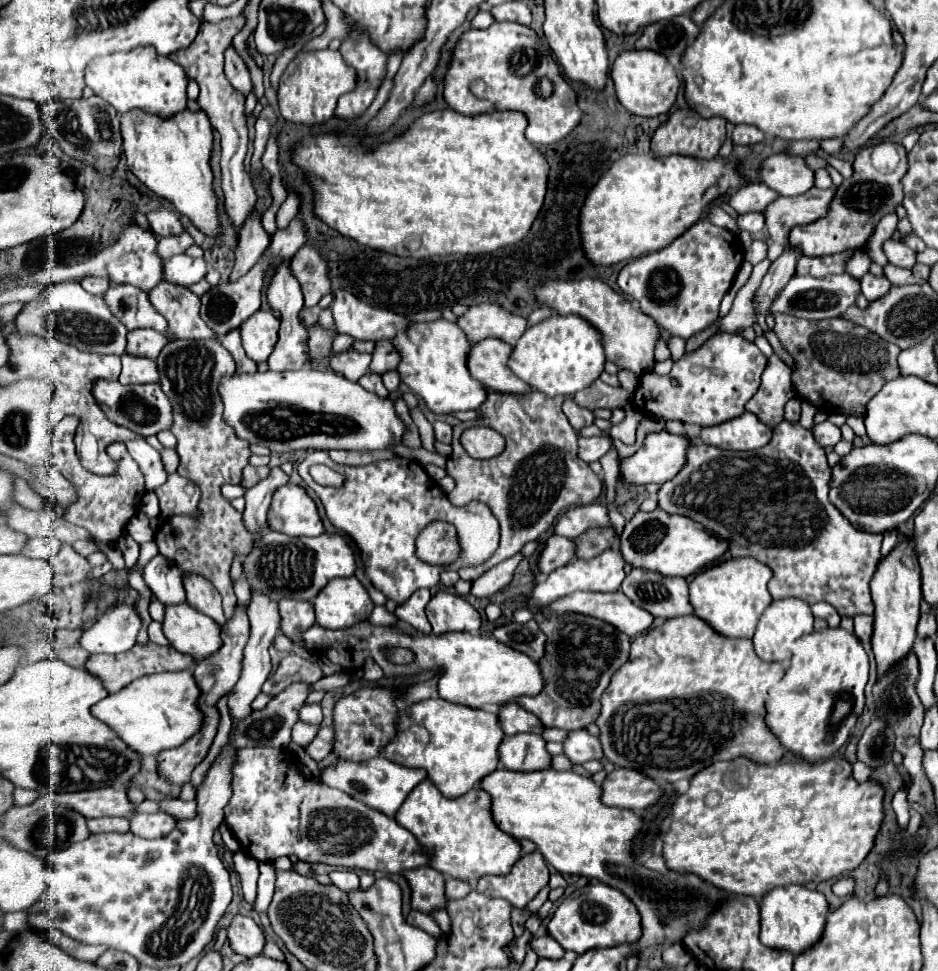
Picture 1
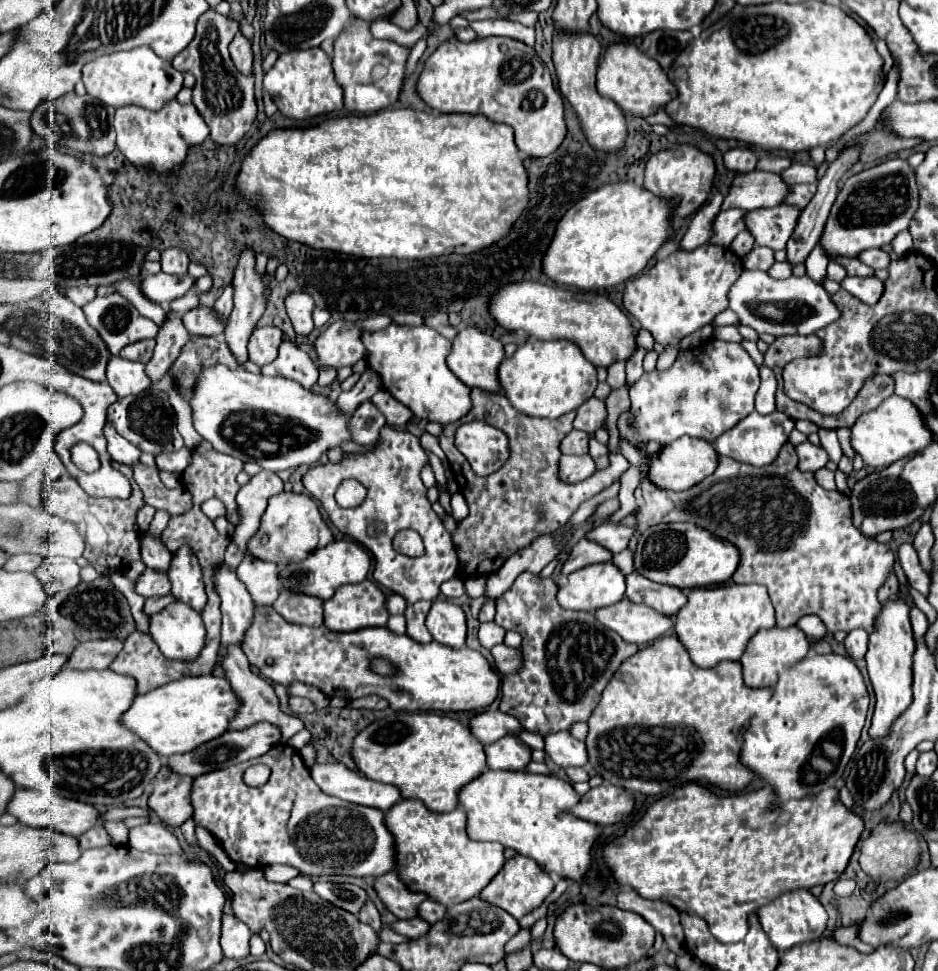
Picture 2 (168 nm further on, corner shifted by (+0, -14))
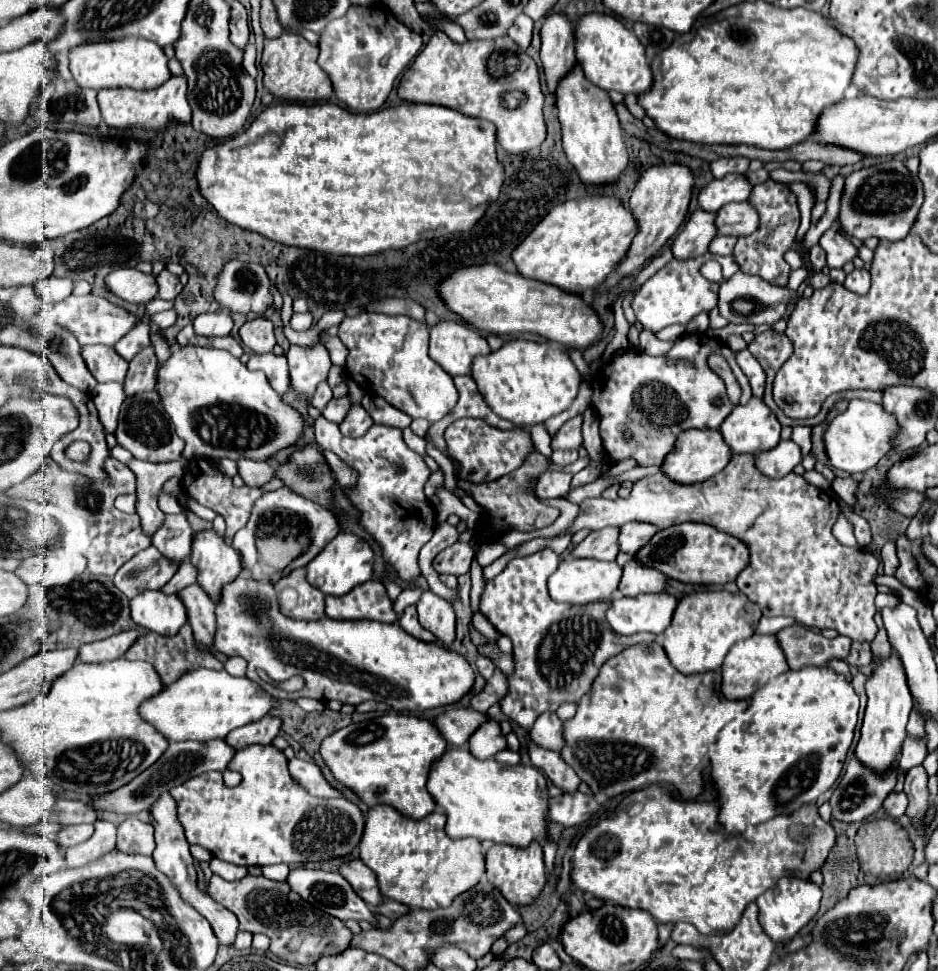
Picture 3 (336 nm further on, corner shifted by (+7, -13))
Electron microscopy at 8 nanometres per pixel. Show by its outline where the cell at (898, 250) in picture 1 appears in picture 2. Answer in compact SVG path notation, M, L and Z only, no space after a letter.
M880 248L864 250L864 252L860 252L856 258L858 258L860 262L864 262L866 266L870 266L870 268L886 268L888 262L890 262L888 254L886 254L884 250L880 250Z

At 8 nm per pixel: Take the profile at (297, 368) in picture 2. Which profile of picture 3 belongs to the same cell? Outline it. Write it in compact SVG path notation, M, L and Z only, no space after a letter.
M269 353L269 355L253 355L247 363L247 369L251 371L263 371L273 389L279 393L279 395L285 395L291 387L291 379L289 379L289 369L287 369L287 357L285 355L275 355L275 353Z

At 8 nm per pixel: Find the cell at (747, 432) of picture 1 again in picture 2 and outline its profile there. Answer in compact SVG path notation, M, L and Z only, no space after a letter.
M772 412L772 414L748 414L748 418L742 418L732 430L724 432L716 442L714 448L720 456L730 456L738 462L746 462L752 466L768 466L772 460L776 460L780 448L784 446L784 442L788 440L790 432L794 430L794 420L788 418L782 412Z

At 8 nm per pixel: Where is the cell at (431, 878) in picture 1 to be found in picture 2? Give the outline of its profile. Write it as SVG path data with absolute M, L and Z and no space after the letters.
M382 874L374 880L374 890L382 900L384 908L396 918L414 918L418 904L426 900L420 892L410 892L396 874Z

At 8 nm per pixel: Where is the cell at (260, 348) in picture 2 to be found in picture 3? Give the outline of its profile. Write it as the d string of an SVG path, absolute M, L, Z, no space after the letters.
M257 317L247 321L241 329L239 329L241 341L257 355L263 353L271 353L275 347L275 337L273 337L273 323L269 319Z

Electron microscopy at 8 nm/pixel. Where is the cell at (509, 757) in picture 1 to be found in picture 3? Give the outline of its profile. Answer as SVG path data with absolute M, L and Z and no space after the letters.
M487 721L469 739L469 751L477 759L491 759L501 749L507 749L507 739L501 733L501 727L497 721Z

